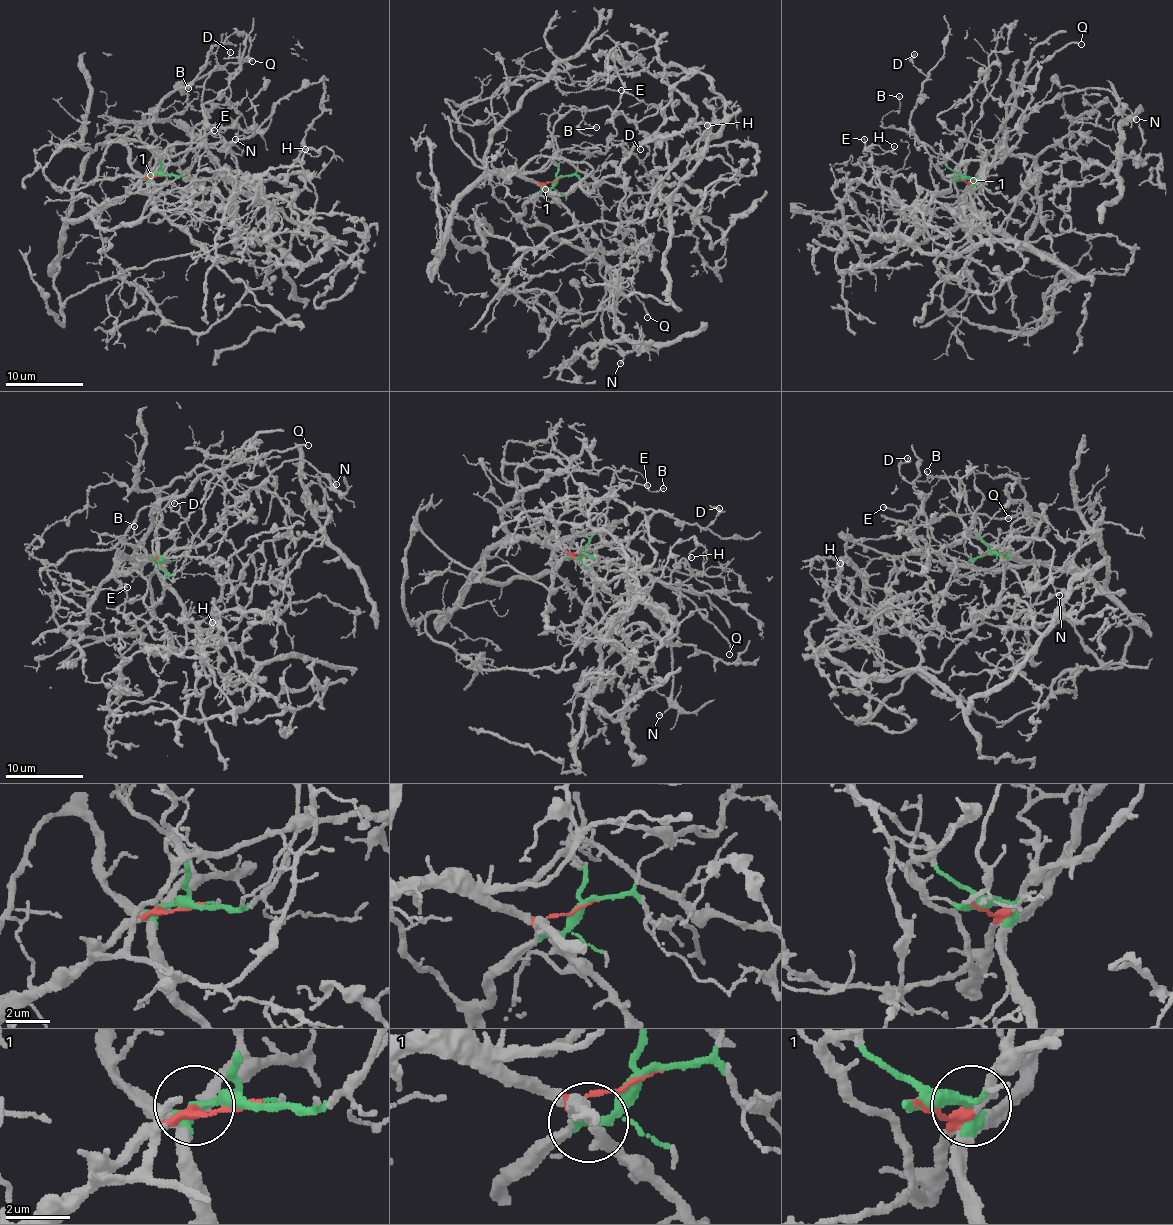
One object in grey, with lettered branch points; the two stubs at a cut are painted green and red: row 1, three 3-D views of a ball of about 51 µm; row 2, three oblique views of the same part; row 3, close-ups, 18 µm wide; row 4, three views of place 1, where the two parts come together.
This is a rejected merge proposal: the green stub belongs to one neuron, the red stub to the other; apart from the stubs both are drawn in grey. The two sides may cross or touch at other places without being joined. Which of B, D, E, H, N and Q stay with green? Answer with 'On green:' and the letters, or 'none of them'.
On green: B, Q

